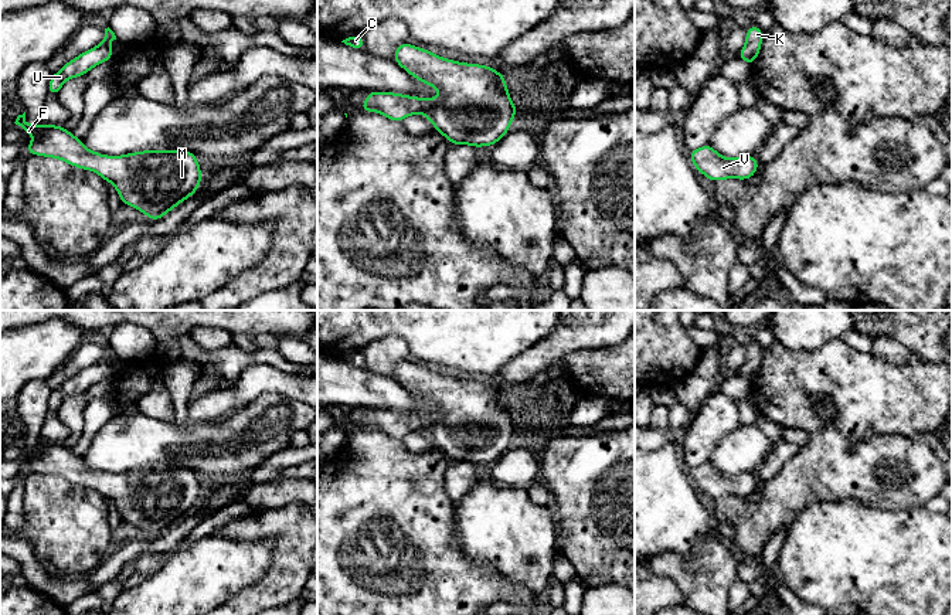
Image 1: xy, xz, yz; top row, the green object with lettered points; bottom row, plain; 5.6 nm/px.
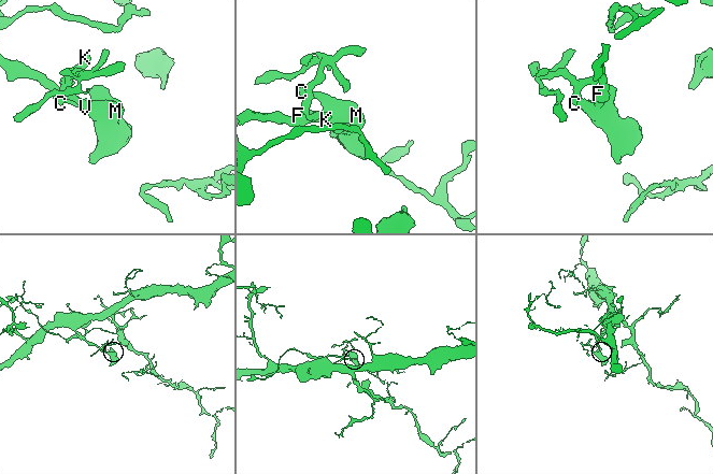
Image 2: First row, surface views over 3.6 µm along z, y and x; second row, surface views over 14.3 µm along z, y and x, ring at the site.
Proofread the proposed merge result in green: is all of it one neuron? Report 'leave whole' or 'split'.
leave whole

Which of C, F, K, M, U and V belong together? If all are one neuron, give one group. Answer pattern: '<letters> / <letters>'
C F K M U V

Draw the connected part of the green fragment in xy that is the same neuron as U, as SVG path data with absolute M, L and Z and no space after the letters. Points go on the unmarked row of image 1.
M108 344L105 346L105 356L96 364L79 371L68 378L60 390L54 390L48 400L48 411L57 414L65 398L85 393L94 384L112 377L113 370L110 360L116 357L115 350Z

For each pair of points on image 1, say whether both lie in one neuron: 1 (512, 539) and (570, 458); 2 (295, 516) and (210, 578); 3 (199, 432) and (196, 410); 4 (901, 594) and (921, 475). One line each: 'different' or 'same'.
1: different
2: different
3: different
4: different

